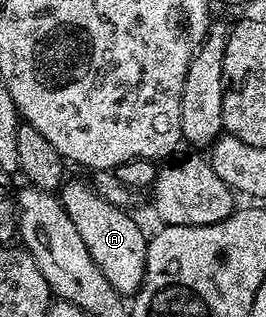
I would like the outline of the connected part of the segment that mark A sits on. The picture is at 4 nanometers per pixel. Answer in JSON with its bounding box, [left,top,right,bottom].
[60,179,147,297]

